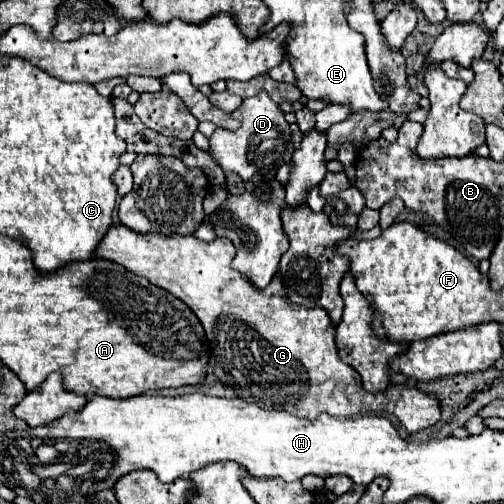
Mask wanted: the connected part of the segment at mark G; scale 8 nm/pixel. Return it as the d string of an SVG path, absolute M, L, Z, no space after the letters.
M112 225L108 233L102 237L102 241L98 243L94 253L100 259L108 259L118 265L124 265L130 273L146 277L150 283L182 299L196 313L202 327L206 329L208 341L212 343L214 353L210 359L210 371L224 385L232 387L240 399L246 399L248 403L254 403L262 409L288 411L304 419L316 419L322 411L332 417L354 417L378 409L388 413L396 413L400 409L400 421L410 433L432 427L440 419L438 397L428 395L416 387L394 385L388 387L386 391L368 393L362 387L360 375L352 367L340 361L334 343L334 325L328 313L320 307L308 309L292 303L278 275L272 279L272 283L266 289L256 289L246 275L240 275L230 267L232 259L236 257L236 249L226 237L216 237L214 241L206 243L196 239L194 235L186 235L186 237L184 235L166 237L160 233L140 235L124 225Z

